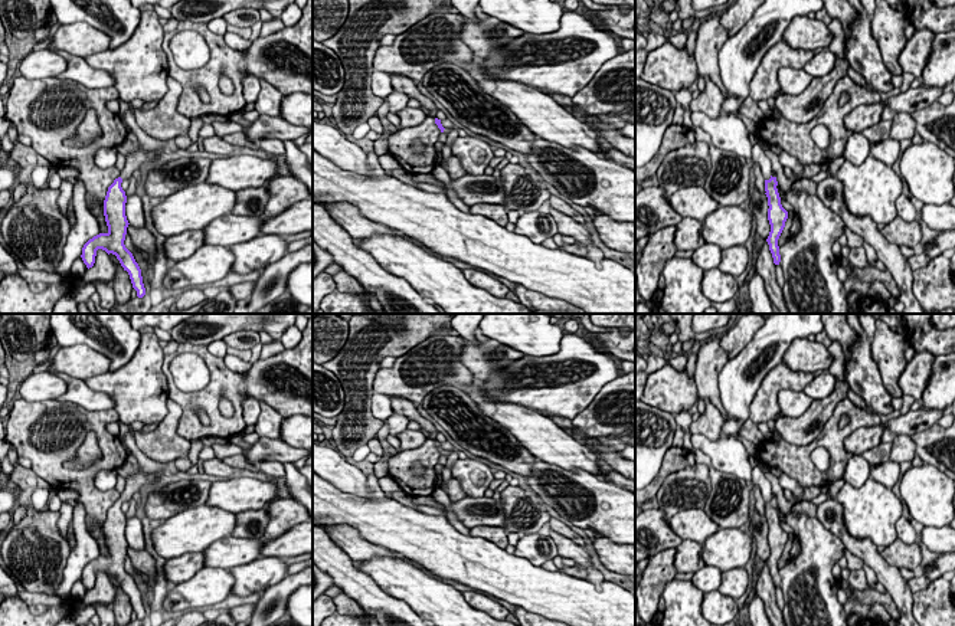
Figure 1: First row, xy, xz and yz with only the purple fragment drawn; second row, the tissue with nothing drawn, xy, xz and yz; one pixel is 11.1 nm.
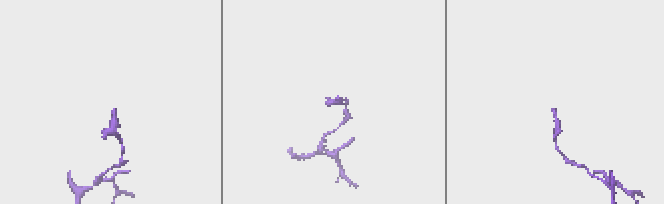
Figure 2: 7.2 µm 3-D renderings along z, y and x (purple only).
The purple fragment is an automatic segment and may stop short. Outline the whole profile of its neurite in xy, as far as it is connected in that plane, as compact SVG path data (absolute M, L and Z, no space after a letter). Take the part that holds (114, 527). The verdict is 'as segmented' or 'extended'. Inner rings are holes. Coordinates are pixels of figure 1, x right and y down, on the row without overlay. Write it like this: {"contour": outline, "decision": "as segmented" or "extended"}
{"contour": "M135 466L134 471L134 475L125 479L125 488L121 492L121 496L108 509L104 522L104 538L108 554L99 555L89 561L82 570L81 580L89 591L95 586L98 571L105 573L108 577L115 577L124 593L128 594L133 610L137 613L137 619L143 620L145 617L145 610L143 606L141 591L133 576L124 567L127 550L130 545L125 538L127 518L121 509L121 505L124 501L128 502L141 486L148 484L148 479L144 473L141 473Z", "decision": "extended"}

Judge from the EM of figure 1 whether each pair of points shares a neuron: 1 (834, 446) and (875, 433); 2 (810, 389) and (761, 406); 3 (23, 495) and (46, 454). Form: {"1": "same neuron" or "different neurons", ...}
{"1": "different neurons", "2": "different neurons", "3": "different neurons"}

